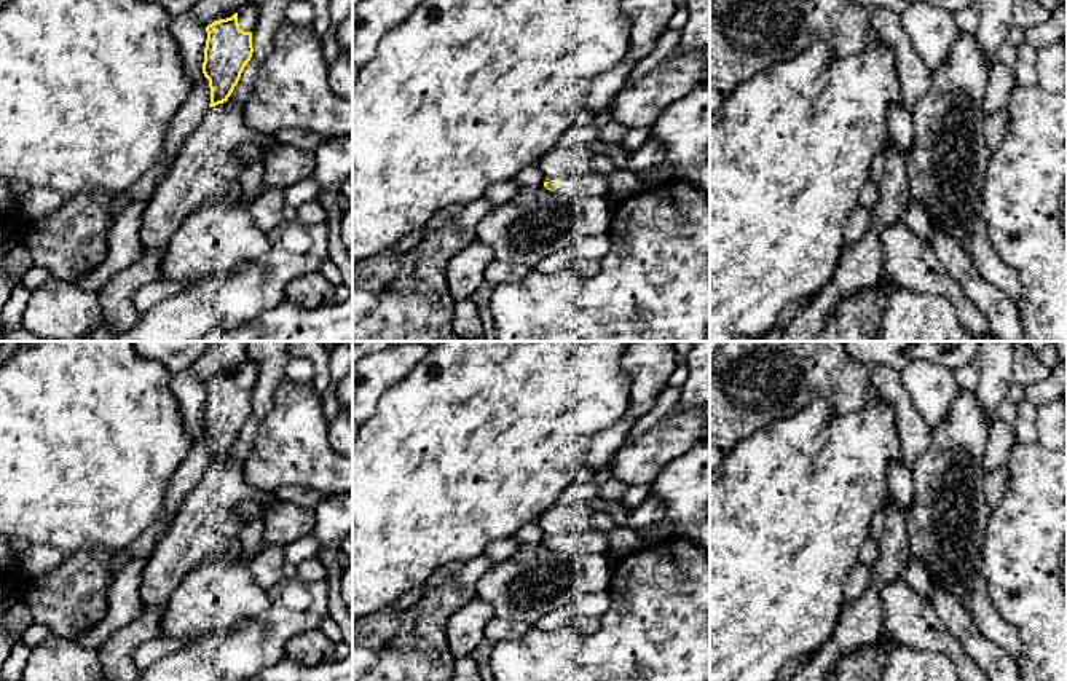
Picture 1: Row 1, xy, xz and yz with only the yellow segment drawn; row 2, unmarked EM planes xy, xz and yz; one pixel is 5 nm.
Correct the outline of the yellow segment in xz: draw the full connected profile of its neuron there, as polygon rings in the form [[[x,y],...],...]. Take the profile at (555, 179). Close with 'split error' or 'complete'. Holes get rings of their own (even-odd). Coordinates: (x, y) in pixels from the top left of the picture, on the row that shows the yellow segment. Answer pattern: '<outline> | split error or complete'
[[[587,172],[569,179],[544,182],[550,191],[566,196],[608,196],[608,179],[603,174]]] | split error

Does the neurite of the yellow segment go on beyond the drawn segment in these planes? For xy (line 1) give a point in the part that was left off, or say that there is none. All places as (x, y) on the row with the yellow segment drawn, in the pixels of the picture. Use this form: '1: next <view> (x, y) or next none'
1: next none

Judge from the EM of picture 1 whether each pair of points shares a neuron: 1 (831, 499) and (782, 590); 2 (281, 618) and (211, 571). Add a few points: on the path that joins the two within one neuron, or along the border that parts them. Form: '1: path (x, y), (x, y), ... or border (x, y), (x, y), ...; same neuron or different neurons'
1: path (809, 522), (782, 549), (782, 568); same neuron
2: border (268, 590), (268, 606), (252, 618); different neurons

